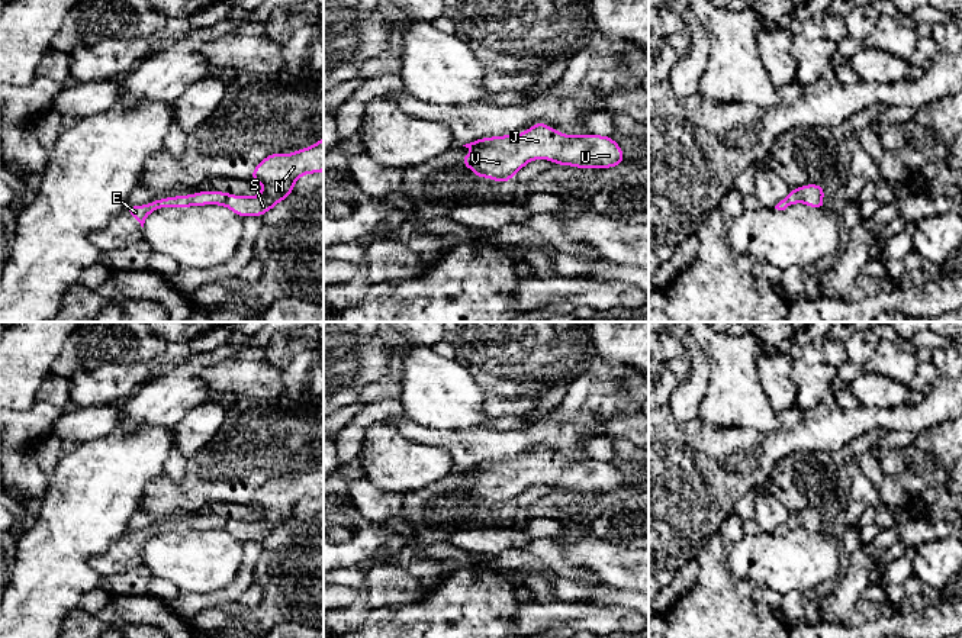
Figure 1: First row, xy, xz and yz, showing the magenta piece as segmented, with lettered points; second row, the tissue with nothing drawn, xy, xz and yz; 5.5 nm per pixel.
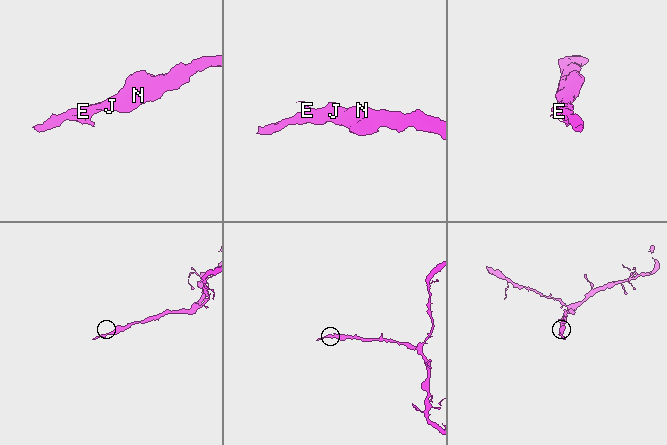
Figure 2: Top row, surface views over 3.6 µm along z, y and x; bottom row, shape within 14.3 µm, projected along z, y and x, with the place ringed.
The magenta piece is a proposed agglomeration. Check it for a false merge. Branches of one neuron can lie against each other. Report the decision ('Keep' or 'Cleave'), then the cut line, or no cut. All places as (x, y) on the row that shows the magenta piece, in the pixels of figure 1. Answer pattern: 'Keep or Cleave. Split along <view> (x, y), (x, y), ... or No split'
Keep. No split

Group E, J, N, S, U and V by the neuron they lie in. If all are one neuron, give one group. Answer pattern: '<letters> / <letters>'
E J N S U V

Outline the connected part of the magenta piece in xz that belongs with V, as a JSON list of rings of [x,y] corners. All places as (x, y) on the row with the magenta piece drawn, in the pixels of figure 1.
[[[544,122],[517,135],[480,138],[463,145],[473,151],[461,164],[476,177],[506,183],[533,160],[576,168],[612,168],[622,165],[621,146],[604,135],[566,135]]]

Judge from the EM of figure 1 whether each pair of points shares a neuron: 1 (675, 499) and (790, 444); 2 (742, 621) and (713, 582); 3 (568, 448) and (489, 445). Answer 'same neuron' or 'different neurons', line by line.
1: same neuron
2: same neuron
3: same neuron

